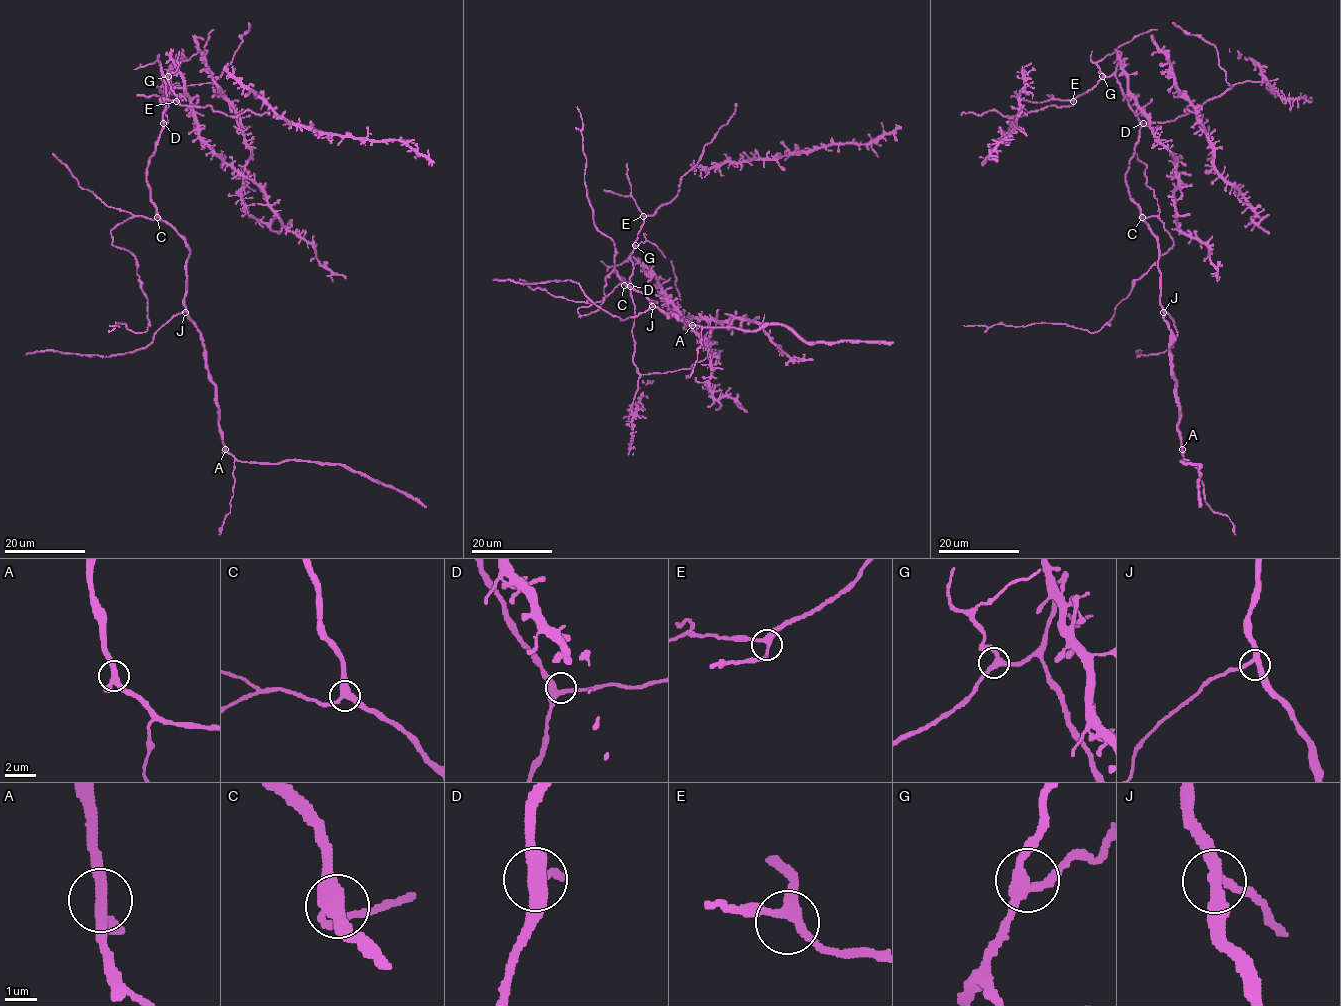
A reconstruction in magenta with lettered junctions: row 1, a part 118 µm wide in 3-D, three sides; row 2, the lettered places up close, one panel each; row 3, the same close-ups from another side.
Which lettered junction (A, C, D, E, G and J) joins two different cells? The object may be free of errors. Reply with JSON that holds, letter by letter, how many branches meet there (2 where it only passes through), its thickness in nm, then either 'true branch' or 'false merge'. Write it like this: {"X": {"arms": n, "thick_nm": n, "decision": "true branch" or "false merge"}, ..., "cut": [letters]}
{"A": {"arms": 3, "thick_nm": 320, "decision": "true branch"}, "C": {"arms": 3, "thick_nm": 400, "decision": "true branch"}, "D": {"arms": 3, "thick_nm": 320, "decision": "true branch"}, "E": {"arms": 3, "thick_nm": 280, "decision": "true branch"}, "G": {"arms": 3, "thick_nm": 320, "decision": "true branch"}, "J": {"arms": 3, "thick_nm": 320, "decision": "true branch"}, "cut": []}

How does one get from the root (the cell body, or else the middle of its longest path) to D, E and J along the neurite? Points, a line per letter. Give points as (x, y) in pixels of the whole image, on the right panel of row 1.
D: (1128, 186), (1126, 172), (1143, 123)
E: (1128, 186), (1126, 172), (1139, 137), (1140, 121), (1121, 83), (1113, 74), (1103, 77), (1073, 101)
J: (1128, 186), (1130, 198), (1157, 241), (1160, 306), (1163, 312)

